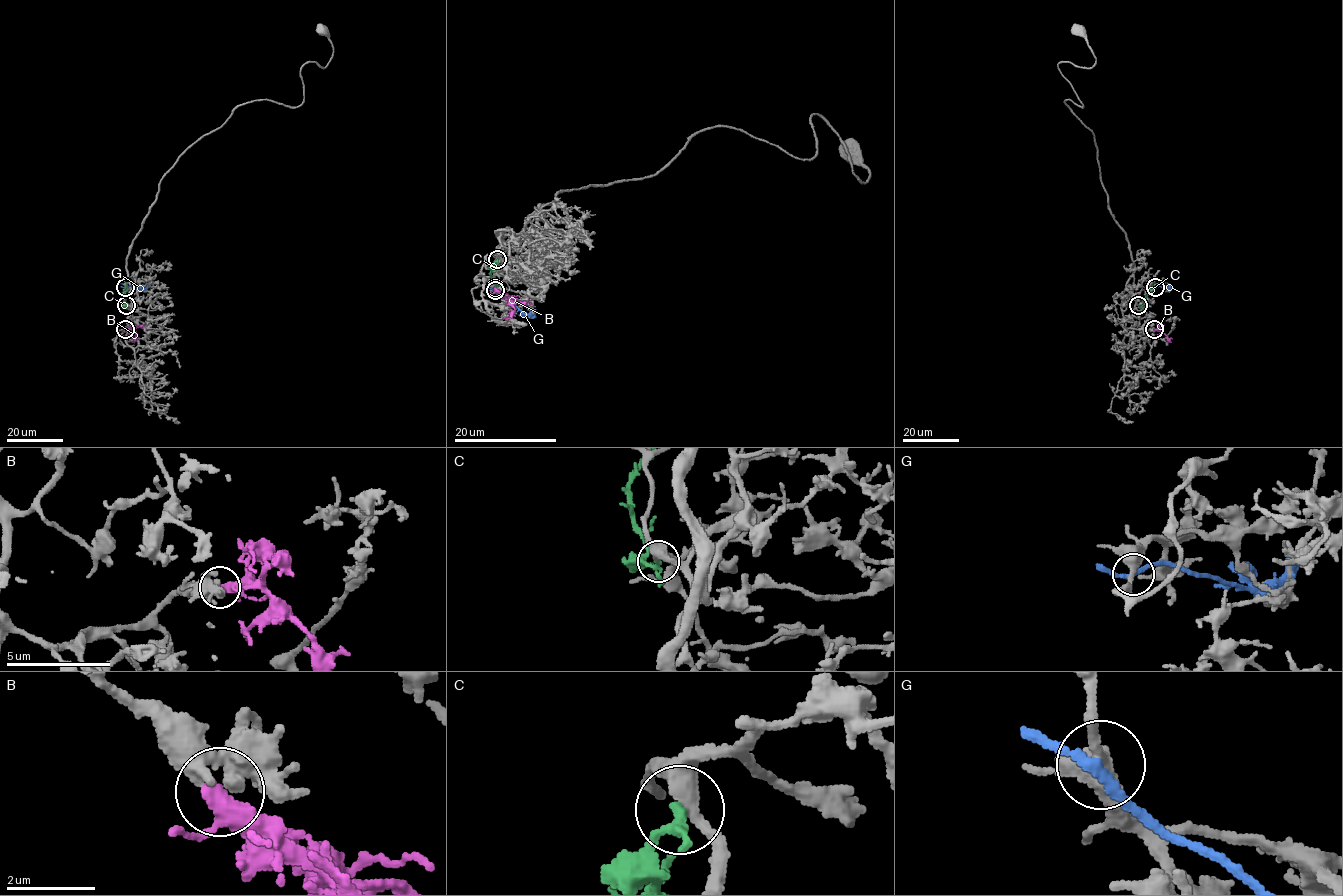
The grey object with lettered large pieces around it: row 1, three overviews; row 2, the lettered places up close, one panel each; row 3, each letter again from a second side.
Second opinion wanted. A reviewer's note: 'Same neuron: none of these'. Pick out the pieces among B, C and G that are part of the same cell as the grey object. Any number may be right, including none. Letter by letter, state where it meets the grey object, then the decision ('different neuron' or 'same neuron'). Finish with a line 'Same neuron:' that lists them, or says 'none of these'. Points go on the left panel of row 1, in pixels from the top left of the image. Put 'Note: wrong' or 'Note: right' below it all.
B: contact (125, 329); same neuron
C: contact (126, 305); different neuron
G: contact (125, 287); different neuron
Same neuron: B
Note: wrong

